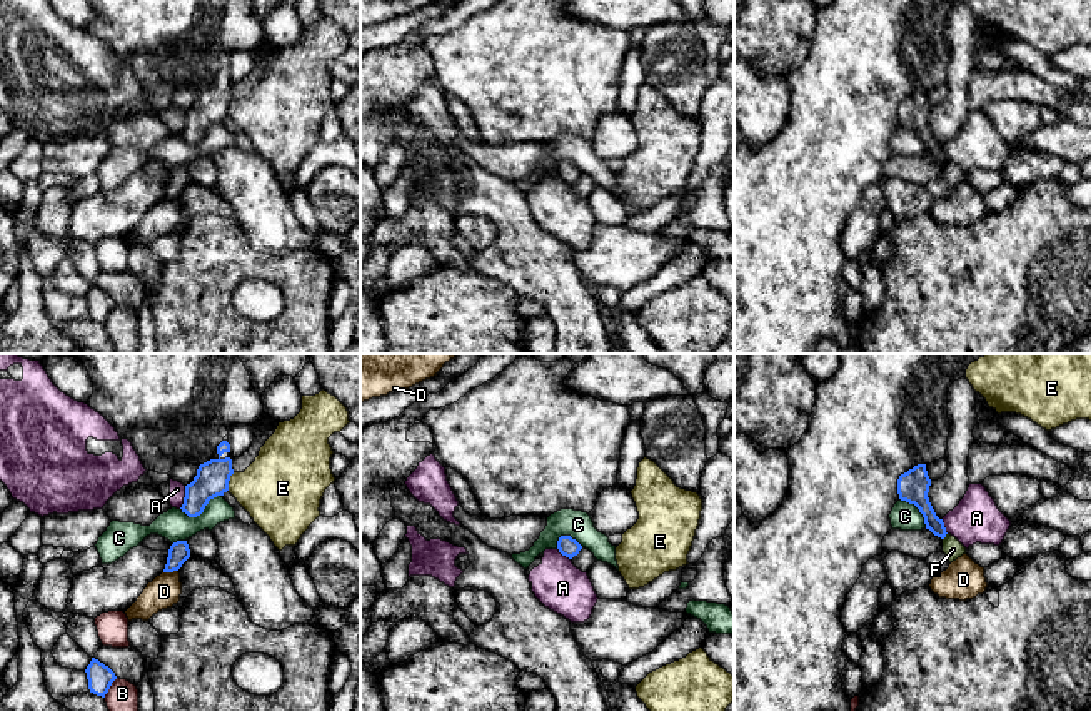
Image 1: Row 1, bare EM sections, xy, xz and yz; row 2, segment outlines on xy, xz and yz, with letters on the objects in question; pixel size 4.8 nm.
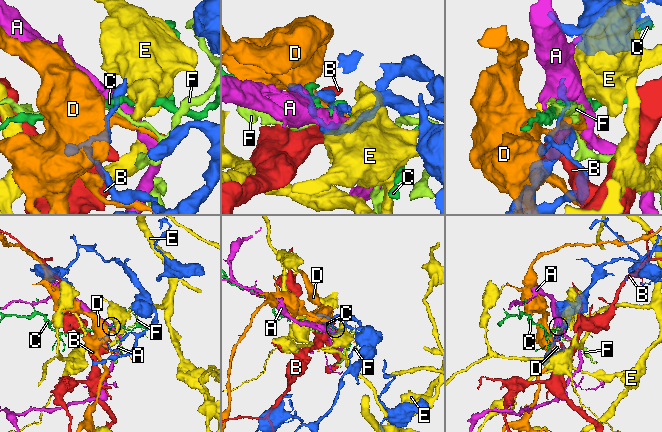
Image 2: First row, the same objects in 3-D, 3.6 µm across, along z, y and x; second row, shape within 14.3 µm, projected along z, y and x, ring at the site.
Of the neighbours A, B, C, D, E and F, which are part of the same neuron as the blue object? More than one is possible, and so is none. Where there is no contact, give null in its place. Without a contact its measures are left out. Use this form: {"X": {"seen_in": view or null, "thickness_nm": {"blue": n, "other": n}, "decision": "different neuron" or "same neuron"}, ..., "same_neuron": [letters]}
{"A": {"seen_in": "xy", "thickness_nm": {"blue": 160, "other": 80}, "decision": "different neuron"}, "B": {"seen_in": "xy", "thickness_nm": {"blue": 120, "other": 160}, "decision": "different neuron"}, "C": {"seen_in": "xy", "thickness_nm": {"blue": 160, "other": 150}, "decision": "different neuron"}, "D": {"seen_in": "xy", "thickness_nm": {"blue": 100, "other": 160}, "decision": "different neuron"}, "E": {"seen_in": "xy", "thickness_nm": {"blue": 160, "other": 380}, "decision": "different neuron"}, "F": {"seen_in": "yz", "thickness_nm": {"blue": 110, "other": 90}, "decision": "different neuron"}, "same_neuron": []}

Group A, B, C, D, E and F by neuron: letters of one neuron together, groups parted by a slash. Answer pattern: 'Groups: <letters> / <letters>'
Groups: A / B / C / D / E / F

